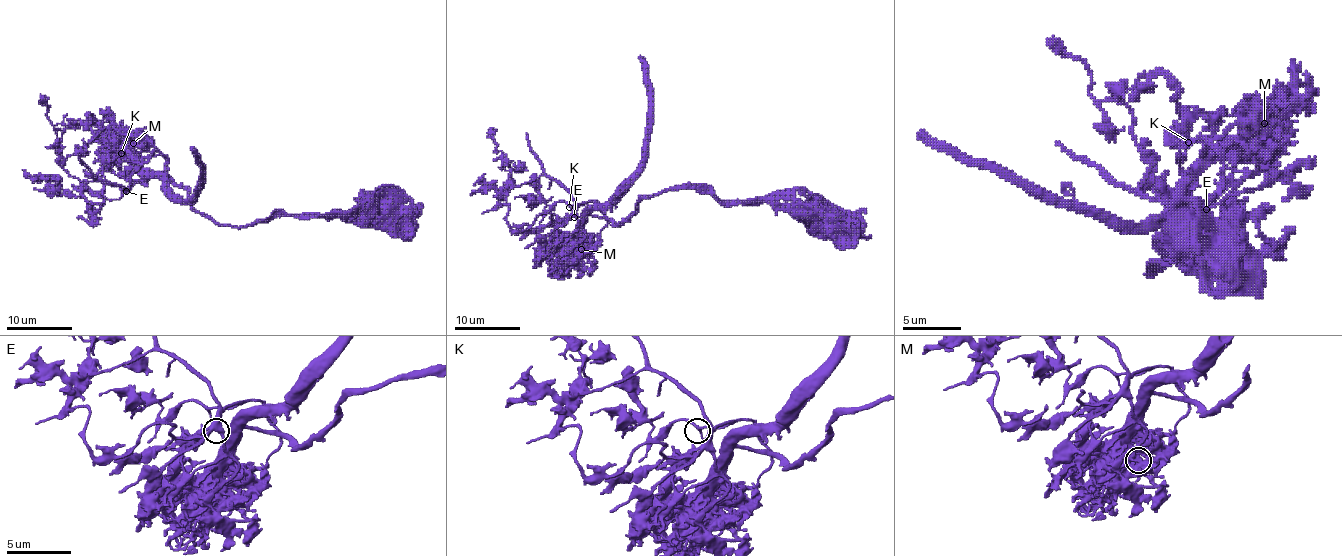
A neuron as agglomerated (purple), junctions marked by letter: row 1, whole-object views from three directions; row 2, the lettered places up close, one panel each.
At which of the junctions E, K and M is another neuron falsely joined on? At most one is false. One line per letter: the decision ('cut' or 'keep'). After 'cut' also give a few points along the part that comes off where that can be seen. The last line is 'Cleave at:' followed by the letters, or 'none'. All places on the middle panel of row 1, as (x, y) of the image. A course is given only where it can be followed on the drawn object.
E: keep
K: keep
M: cut; foreign part runs (581, 250), (607, 225), (597, 202), (579, 207), (541, 175), (511, 187), (490, 128)
Cleave at: M

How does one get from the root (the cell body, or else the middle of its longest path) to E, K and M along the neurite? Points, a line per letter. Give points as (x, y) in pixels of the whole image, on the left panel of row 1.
E: (390, 217), (362, 222), (273, 214), (246, 227), (218, 226), (192, 206), (159, 151), (131, 176), (126, 191)
K: (390, 217), (362, 222), (273, 214), (246, 227), (218, 226), (192, 206), (159, 151), (143, 163), (121, 153)
M: (390, 217), (362, 222), (273, 214), (246, 227), (218, 226), (192, 206), (152, 143), (133, 143)

